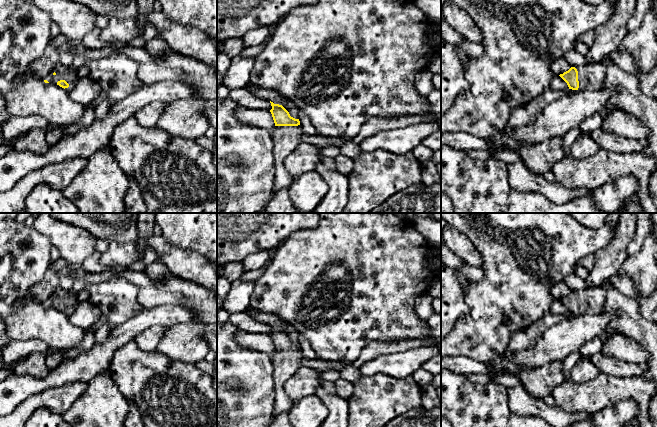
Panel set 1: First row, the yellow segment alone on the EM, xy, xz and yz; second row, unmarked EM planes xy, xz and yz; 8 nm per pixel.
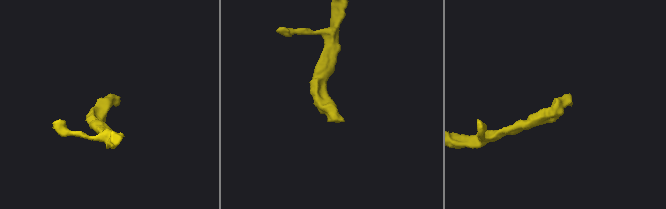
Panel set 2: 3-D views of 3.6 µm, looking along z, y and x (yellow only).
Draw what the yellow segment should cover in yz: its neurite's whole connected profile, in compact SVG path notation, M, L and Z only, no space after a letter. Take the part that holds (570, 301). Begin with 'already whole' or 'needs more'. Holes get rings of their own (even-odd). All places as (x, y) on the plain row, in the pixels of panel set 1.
needs more | M617 273L602 286L584 286L571 291L559 300L567 307L569 313L596 315L602 312L606 303L607 290L611 287L618 289L625 296L638 299L633 280L627 275Z

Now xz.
needs more | M271 326L270 334L275 352L270 355L273 365L273 380L275 383L274 414L289 412L292 407L290 397L284 390L284 384L301 367L303 359L299 343L290 340L289 336L279 328Z

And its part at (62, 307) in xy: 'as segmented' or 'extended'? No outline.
extended

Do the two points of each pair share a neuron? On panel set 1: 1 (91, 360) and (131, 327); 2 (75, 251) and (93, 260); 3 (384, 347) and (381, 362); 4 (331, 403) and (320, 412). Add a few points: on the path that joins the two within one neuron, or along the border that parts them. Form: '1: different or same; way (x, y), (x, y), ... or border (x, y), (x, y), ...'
1: same; way (101, 355), (121, 335)
2: different; border (95, 251), (83, 263), (82, 268), (86, 272)
3: different; border (406, 349), (400, 352), (380, 354), (362, 364)
4: different; border (314, 394), (326, 406), (328, 410), (327, 416)

